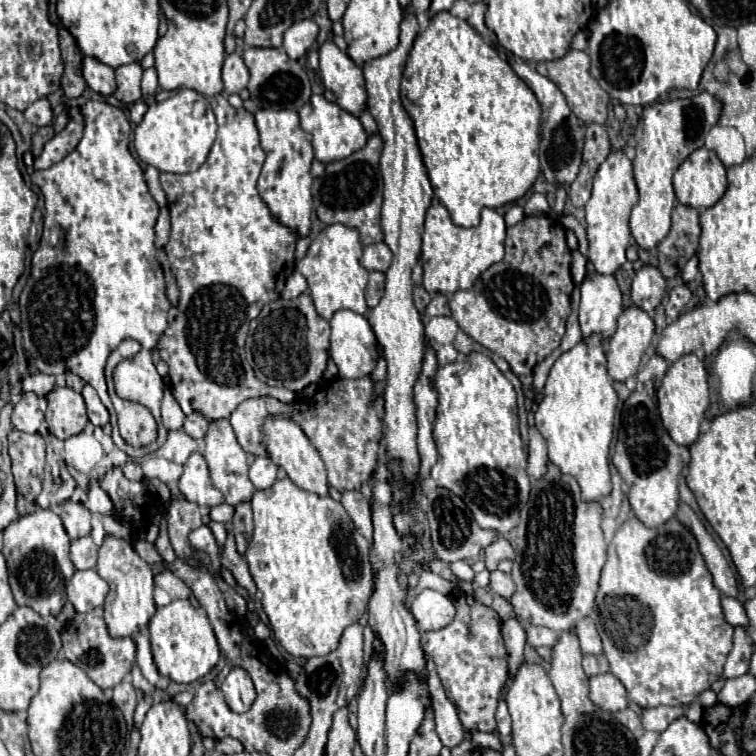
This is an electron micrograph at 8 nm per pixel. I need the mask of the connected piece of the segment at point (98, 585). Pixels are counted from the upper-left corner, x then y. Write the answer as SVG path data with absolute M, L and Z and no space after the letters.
M96 569L76 571L72 579L66 585L68 599L76 607L78 613L86 613L94 607L100 607L106 599L108 585L106 581L96 573Z

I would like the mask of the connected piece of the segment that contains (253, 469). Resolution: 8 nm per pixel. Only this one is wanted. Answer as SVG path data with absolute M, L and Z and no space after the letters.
M256 457L250 465L250 481L256 489L268 489L276 481L278 467L268 457Z

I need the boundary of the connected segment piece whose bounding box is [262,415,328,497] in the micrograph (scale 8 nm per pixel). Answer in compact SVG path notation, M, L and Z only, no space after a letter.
M266 417L264 425L262 425L262 445L268 453L268 457L278 465L282 467L288 477L304 491L310 491L310 493L316 493L316 495L328 495L328 481L326 481L326 467L324 467L324 461L320 459L320 453L312 447L310 439L306 437L306 433L300 429L300 425L290 419L290 417Z

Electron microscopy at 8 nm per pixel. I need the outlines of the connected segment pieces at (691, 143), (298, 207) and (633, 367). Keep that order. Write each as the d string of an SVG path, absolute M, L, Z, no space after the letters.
M706 91L690 99L674 99L644 107L634 131L636 157L632 161L640 199L632 209L630 229L638 247L652 249L658 245L658 241L662 241L668 235L670 213L676 205L672 175L694 149L704 147L704 131L710 131L710 127L718 123L720 111L720 101Z
M260 109L256 115L256 127L260 131L260 145L266 151L266 161L258 179L258 193L262 201L268 205L270 213L288 229L294 231L298 239L308 237L312 229L312 175L310 165L314 159L312 151L312 137L310 133L300 129L298 113L292 109L272 111Z
M636 305L622 311L618 317L618 329L608 341L606 351L606 369L614 381L626 381L638 373L640 359L652 343L652 335L654 321L646 311Z

